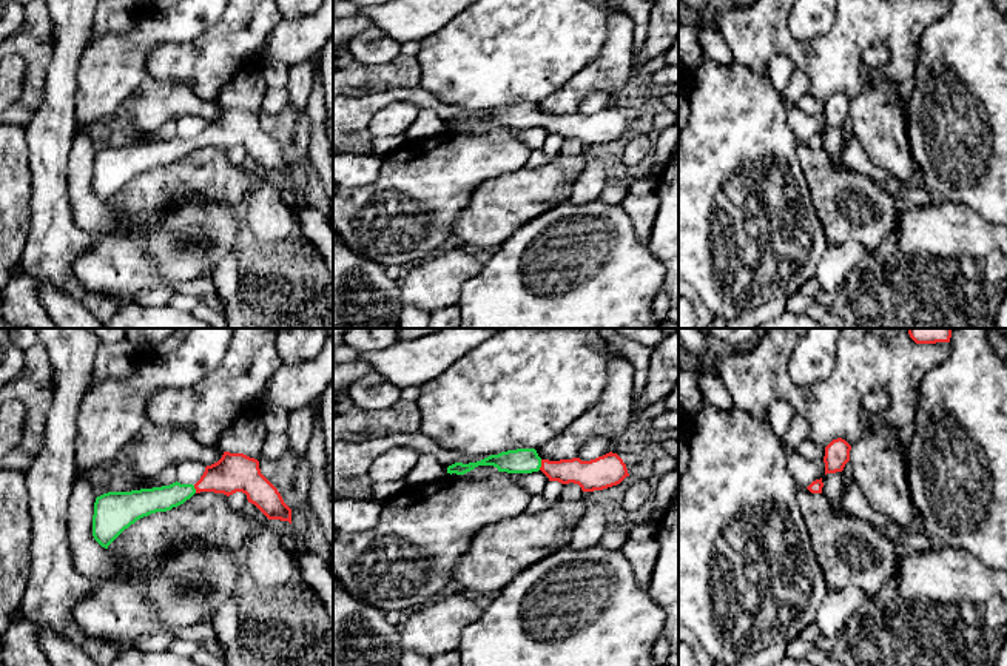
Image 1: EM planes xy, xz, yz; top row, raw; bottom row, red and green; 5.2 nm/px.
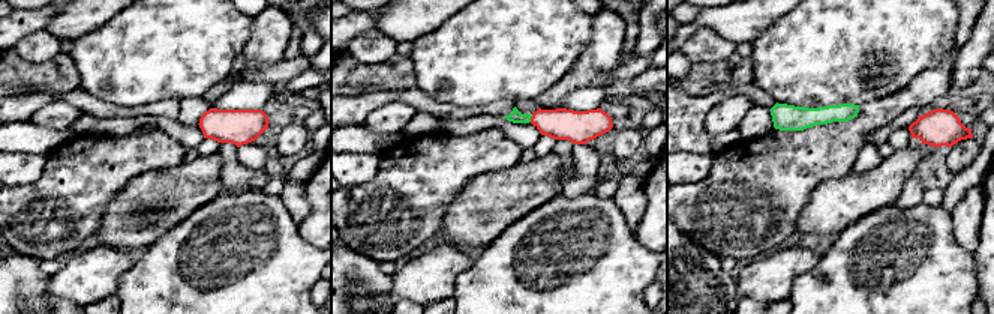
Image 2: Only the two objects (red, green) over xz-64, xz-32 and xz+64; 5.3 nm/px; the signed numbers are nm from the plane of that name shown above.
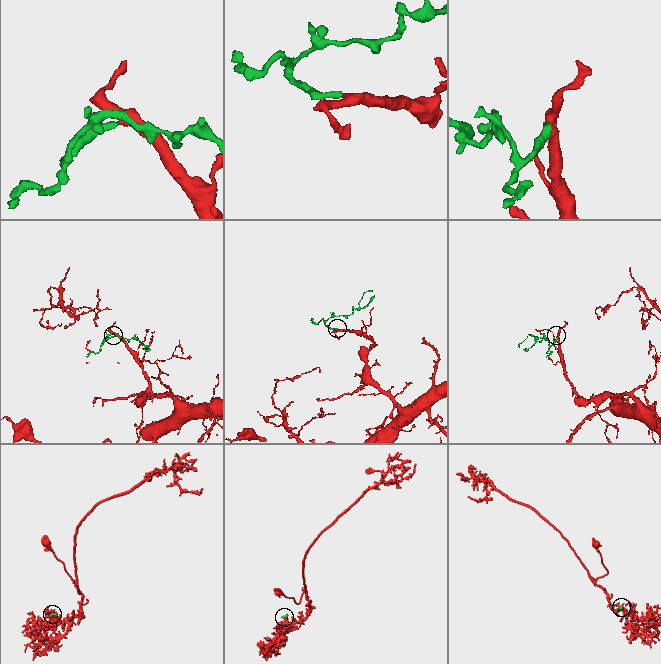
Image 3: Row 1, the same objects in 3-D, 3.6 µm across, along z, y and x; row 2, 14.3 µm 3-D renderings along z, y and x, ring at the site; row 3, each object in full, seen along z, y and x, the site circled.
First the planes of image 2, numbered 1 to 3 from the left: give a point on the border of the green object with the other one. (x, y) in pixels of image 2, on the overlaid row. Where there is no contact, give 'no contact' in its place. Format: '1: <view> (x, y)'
1: no contact
2: xz-32 (531, 119)
3: no contact

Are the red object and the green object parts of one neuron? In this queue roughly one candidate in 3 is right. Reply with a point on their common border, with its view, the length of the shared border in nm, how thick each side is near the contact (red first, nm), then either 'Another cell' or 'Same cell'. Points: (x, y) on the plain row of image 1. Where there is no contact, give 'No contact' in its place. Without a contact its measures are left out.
Touches red at xz (542, 119). Shared border 60 nm. Thickness 150 nm (red) against 130 nm. Same cell

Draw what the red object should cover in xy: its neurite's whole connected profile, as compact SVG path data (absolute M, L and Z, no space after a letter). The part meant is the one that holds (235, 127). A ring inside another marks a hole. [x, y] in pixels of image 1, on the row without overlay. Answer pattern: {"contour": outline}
{"contour": "M224 106L222 113L205 122L193 139L170 140L131 146L108 146L96 153L93 191L105 204L137 174L156 166L167 166L184 159L194 148L214 146L227 151L242 146L268 174L288 176L291 163L278 143L261 128L259 116L244 108Z"}

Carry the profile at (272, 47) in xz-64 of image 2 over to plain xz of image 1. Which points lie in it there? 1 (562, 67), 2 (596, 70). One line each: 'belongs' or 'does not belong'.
1: does not belong
2: belongs

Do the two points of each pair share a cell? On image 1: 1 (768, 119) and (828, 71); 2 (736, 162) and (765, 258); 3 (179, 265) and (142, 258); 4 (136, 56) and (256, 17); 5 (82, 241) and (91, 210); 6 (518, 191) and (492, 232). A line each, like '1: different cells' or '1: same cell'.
1: different cells
2: same cell
3: same cell
4: different cells
5: different cells
6: same cell

